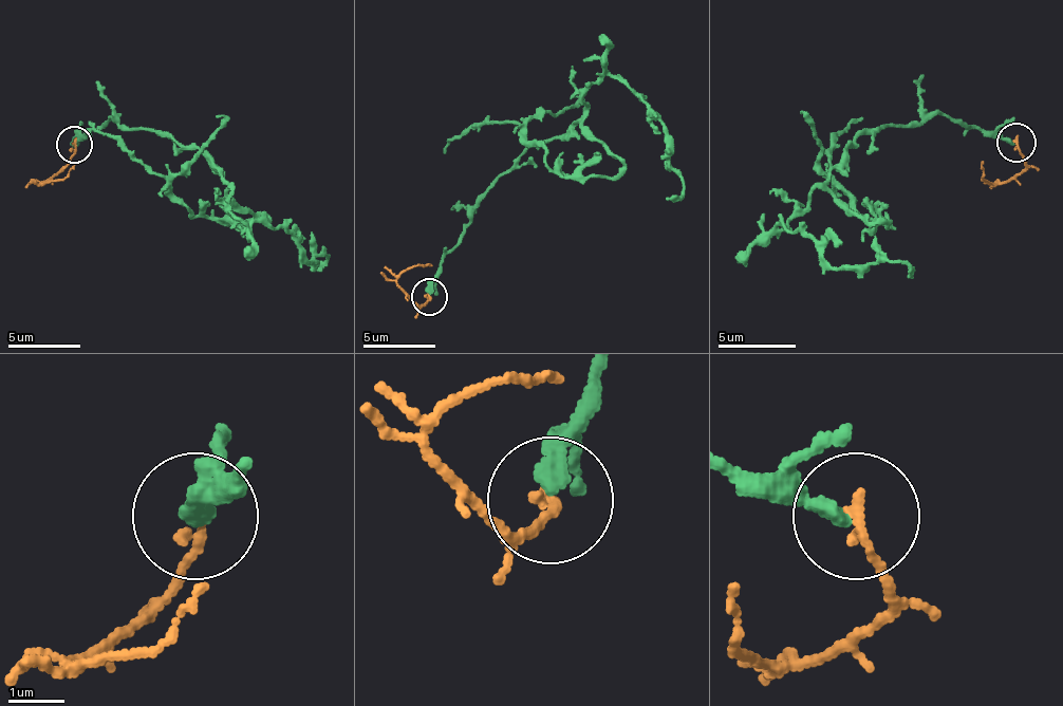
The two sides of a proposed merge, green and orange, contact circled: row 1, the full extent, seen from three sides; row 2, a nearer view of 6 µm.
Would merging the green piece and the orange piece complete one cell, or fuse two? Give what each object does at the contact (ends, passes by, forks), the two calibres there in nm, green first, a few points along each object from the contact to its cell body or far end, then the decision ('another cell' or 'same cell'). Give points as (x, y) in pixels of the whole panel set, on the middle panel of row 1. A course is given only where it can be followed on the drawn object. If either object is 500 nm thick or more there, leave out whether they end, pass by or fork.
green ends; orange ends; calibres 320 and 200 nm; course green (430, 296), (469, 208), (520, 158), (578, 122), (621, 169), (560, 177), (517, 122), (481, 122), (444, 154); course orange (430, 296), (418, 303), (397, 281), (412, 266), (433, 266); another cell

